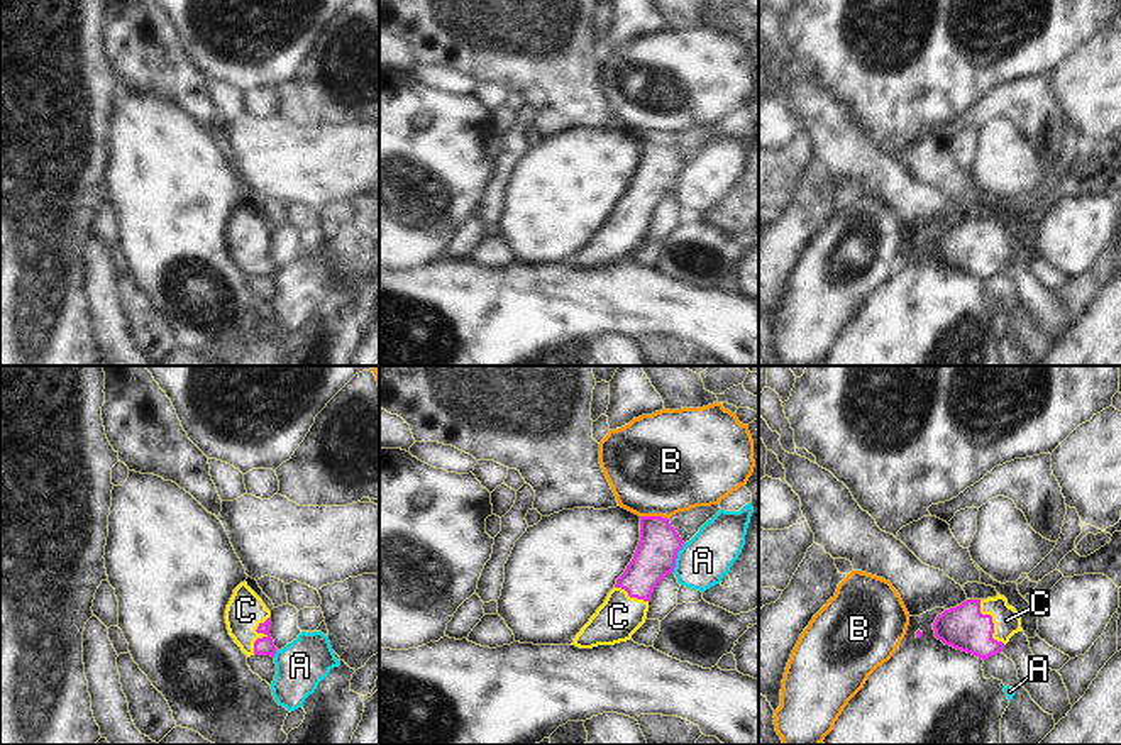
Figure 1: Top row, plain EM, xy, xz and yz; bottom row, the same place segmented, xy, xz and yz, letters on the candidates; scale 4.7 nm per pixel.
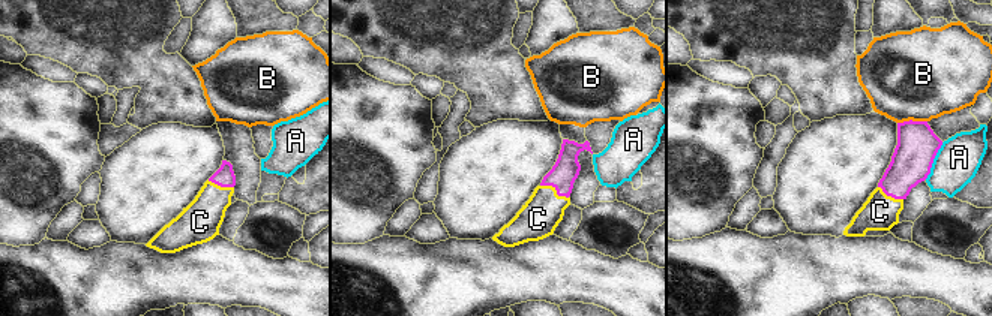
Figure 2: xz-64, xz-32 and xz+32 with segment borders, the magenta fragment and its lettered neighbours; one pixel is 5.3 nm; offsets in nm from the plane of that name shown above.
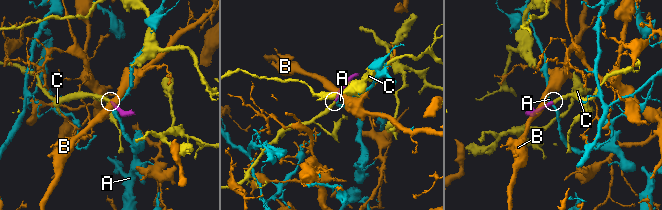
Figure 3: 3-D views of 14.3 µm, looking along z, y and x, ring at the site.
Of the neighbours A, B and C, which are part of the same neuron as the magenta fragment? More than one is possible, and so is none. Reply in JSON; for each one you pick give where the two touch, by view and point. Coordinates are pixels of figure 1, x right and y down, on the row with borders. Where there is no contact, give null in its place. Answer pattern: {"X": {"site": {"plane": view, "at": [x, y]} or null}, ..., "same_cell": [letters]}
{"C": {"site": {"plane": "yz", "at": [991, 622]}}, "same_cell": ["C"]}

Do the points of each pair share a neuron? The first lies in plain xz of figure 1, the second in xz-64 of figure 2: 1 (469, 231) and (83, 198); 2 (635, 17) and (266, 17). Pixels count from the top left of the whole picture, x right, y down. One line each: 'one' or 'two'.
1: two
2: two

